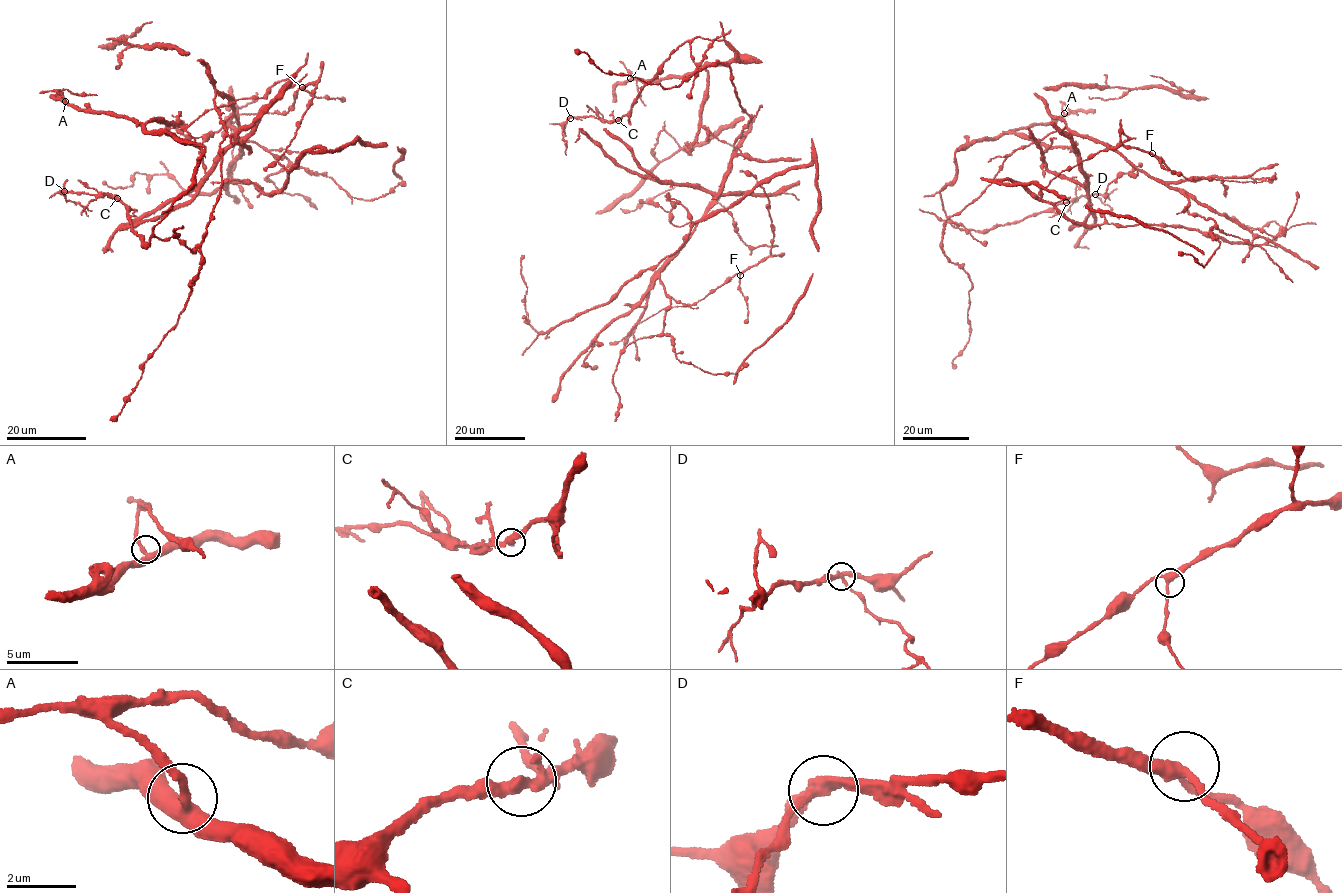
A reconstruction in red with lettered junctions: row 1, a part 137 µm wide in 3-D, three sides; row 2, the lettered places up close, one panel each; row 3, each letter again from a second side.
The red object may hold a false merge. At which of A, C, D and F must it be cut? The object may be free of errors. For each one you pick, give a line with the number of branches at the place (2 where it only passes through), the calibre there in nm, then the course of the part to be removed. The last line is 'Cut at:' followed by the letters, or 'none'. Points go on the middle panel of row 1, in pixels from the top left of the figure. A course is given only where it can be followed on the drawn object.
D: branches 3; calibre 280 nm; course (570, 118), (563, 126), (566, 155)
Cut at: D

